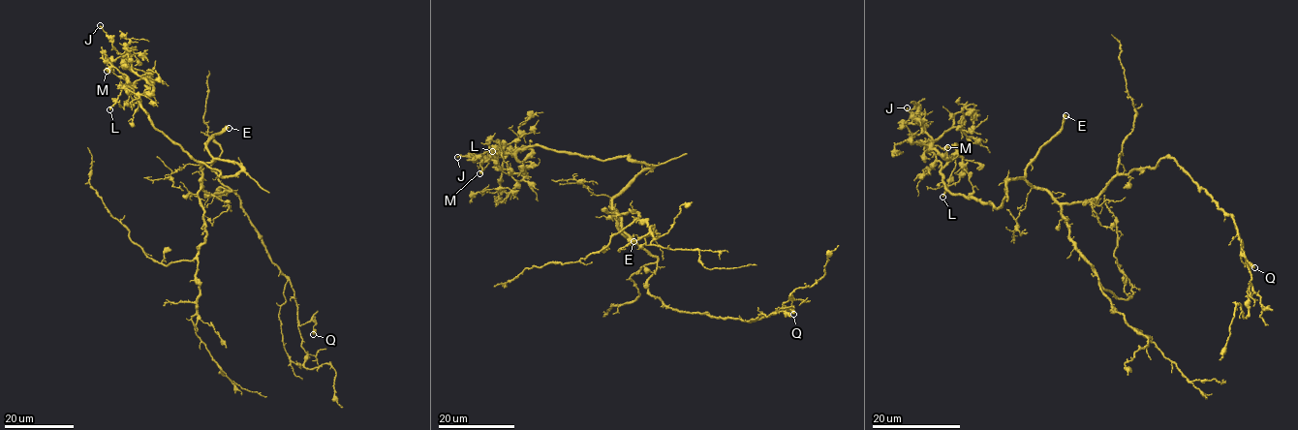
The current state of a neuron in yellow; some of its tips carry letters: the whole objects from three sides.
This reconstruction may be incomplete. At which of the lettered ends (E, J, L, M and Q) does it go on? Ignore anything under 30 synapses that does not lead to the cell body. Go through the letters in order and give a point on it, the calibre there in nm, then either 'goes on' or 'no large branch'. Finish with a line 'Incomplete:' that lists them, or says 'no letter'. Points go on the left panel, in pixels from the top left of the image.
E: (229, 128) | 480 nm | goes on
J: (100, 25) | 190 nm | no large branch
L: (109, 109) | 280 nm | no large branch
M: (107, 71) | 480 nm | no large branch
Q: (313, 334) | 480 nm | no large branch
Incomplete: E

